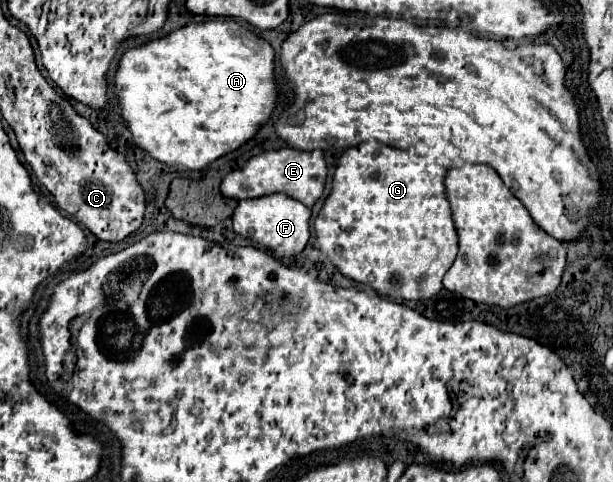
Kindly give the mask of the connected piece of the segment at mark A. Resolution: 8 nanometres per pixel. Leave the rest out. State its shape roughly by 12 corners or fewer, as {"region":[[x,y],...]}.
{"region":[[235,19],[127,49],[135,145],[199,171],[279,101],[273,47]]}

